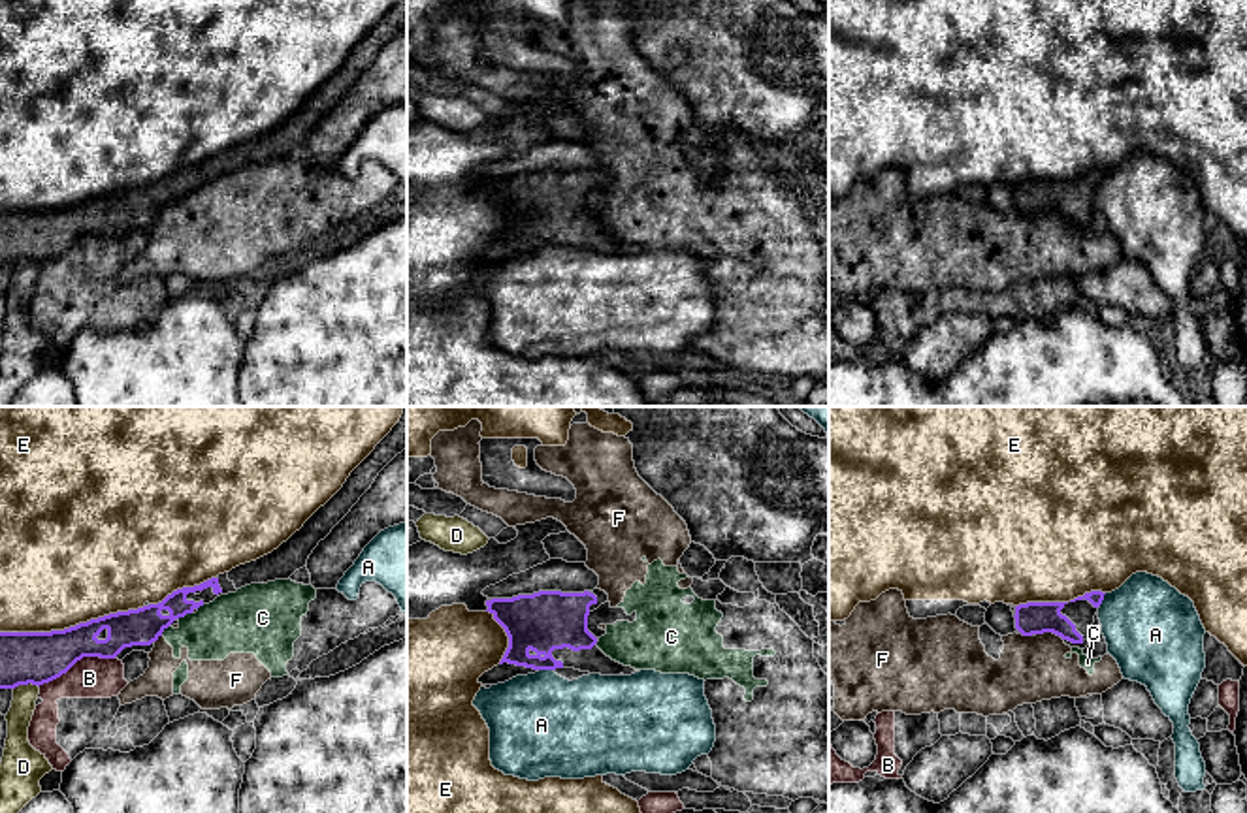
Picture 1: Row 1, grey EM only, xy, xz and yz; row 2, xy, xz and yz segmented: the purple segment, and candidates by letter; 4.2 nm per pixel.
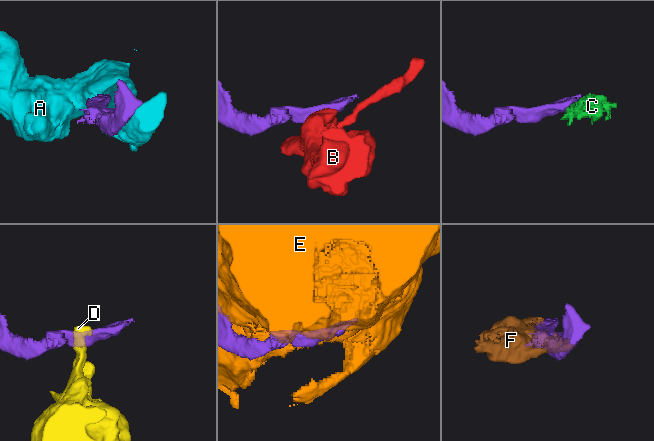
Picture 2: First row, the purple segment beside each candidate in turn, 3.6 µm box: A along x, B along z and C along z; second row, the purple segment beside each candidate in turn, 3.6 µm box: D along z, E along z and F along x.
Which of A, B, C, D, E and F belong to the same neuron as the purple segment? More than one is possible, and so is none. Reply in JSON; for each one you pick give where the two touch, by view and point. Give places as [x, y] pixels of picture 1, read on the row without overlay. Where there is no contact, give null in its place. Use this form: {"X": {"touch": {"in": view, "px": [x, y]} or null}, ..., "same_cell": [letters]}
{"same_cell": []}

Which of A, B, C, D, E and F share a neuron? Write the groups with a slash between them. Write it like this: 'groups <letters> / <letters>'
groups A / B / C F / D / E

